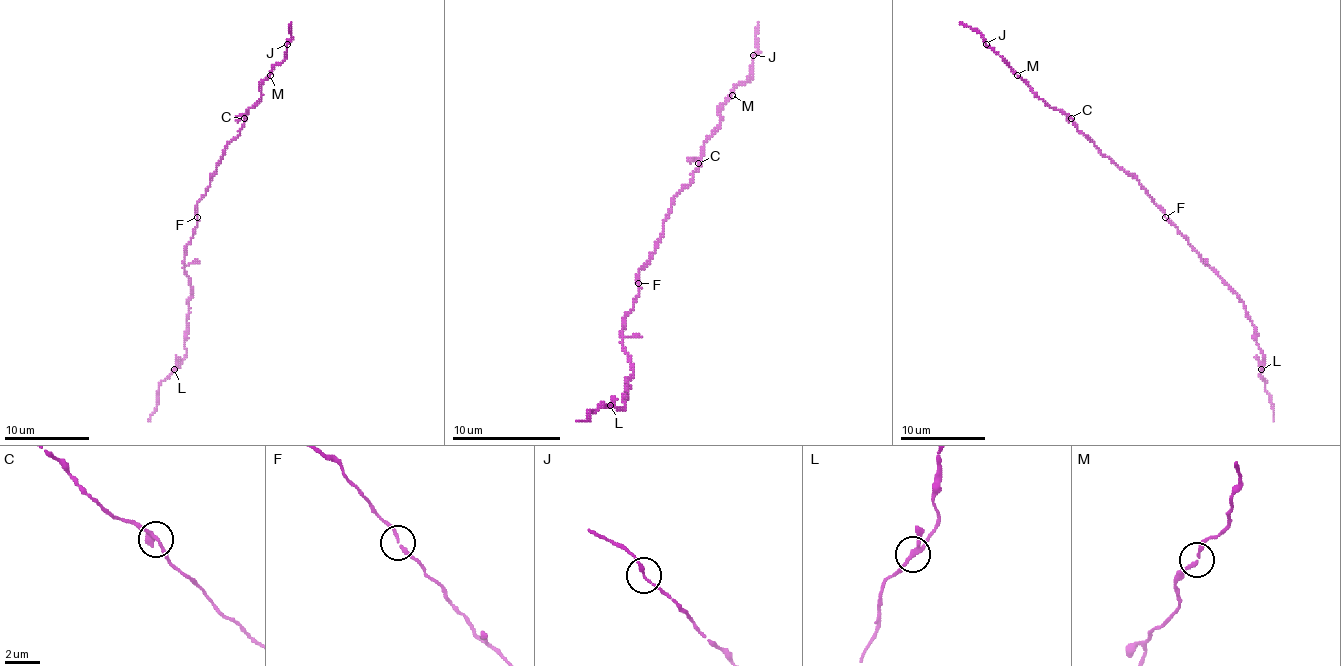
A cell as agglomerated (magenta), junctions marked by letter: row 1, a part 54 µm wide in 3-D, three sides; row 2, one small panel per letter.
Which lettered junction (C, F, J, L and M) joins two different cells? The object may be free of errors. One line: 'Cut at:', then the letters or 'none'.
Cut at: none

